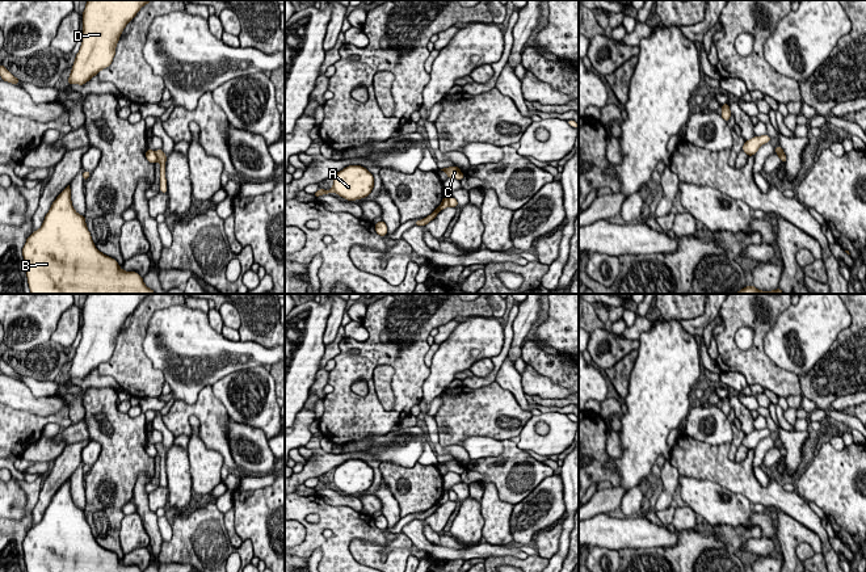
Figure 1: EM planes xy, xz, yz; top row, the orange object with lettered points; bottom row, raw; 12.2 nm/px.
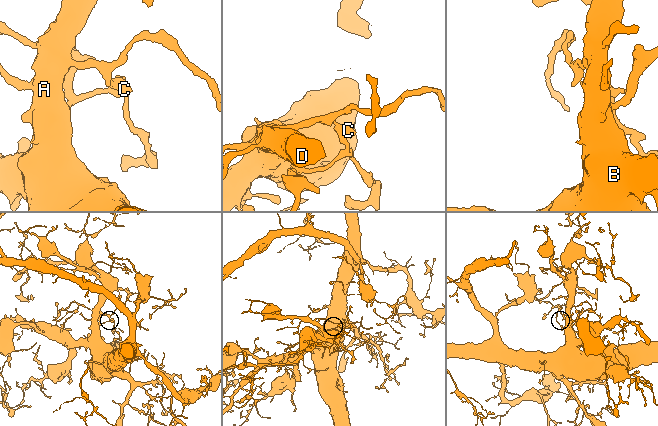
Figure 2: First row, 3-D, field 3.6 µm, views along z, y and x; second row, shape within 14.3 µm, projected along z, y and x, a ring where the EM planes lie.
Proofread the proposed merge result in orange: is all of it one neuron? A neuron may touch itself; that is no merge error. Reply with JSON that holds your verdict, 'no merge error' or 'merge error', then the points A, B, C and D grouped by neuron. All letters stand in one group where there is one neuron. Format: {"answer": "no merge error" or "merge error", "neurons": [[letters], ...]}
{"answer": "no merge error", "neurons": [["A", "B", "C", "D"]]}

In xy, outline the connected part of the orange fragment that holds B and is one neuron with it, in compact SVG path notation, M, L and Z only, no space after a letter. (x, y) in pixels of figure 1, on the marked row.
M70 185L56 197L43 224L22 248L30 294L155 294L136 272L125 272L101 253L92 240L85 216L75 211Z

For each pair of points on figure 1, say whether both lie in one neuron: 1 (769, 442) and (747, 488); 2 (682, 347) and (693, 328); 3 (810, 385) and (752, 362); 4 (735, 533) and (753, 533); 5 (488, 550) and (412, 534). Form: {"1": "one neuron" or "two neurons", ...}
{"1": "two neurons", "2": "two neurons", "3": "two neurons", "4": "one neuron", "5": "one neuron"}

